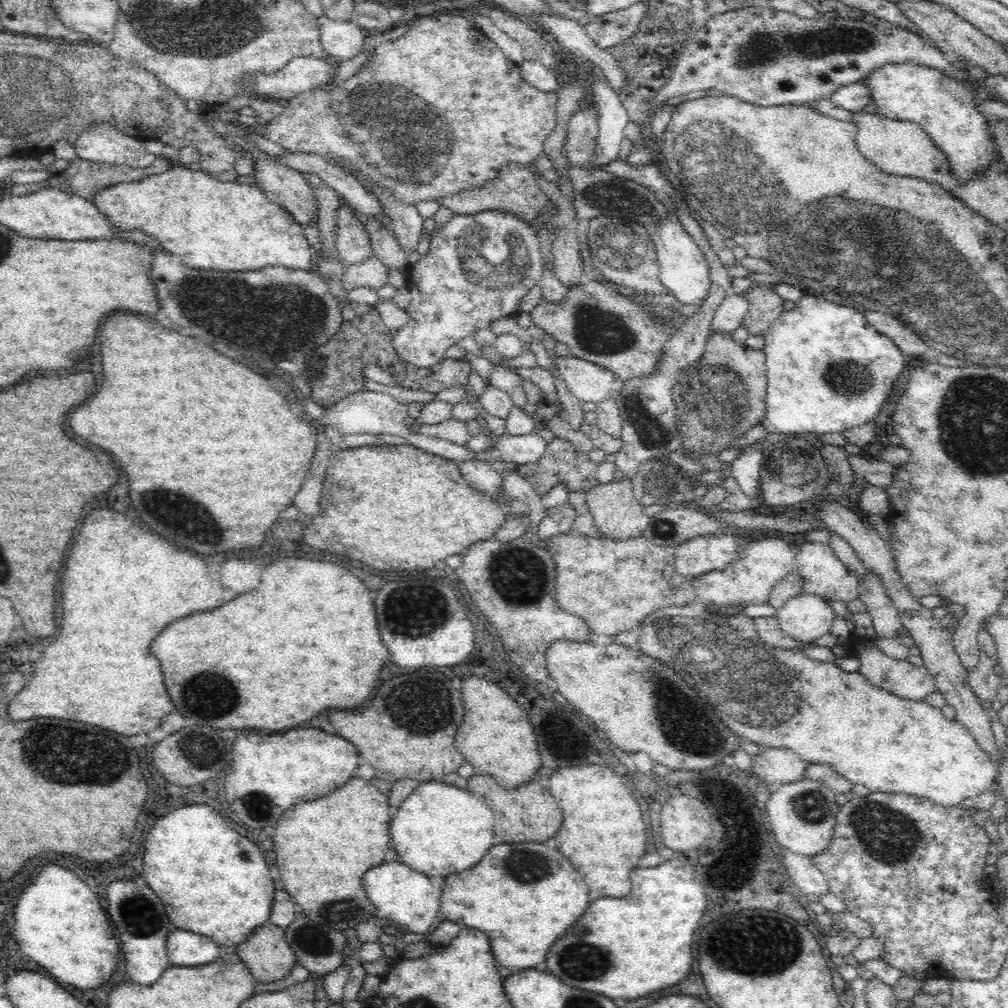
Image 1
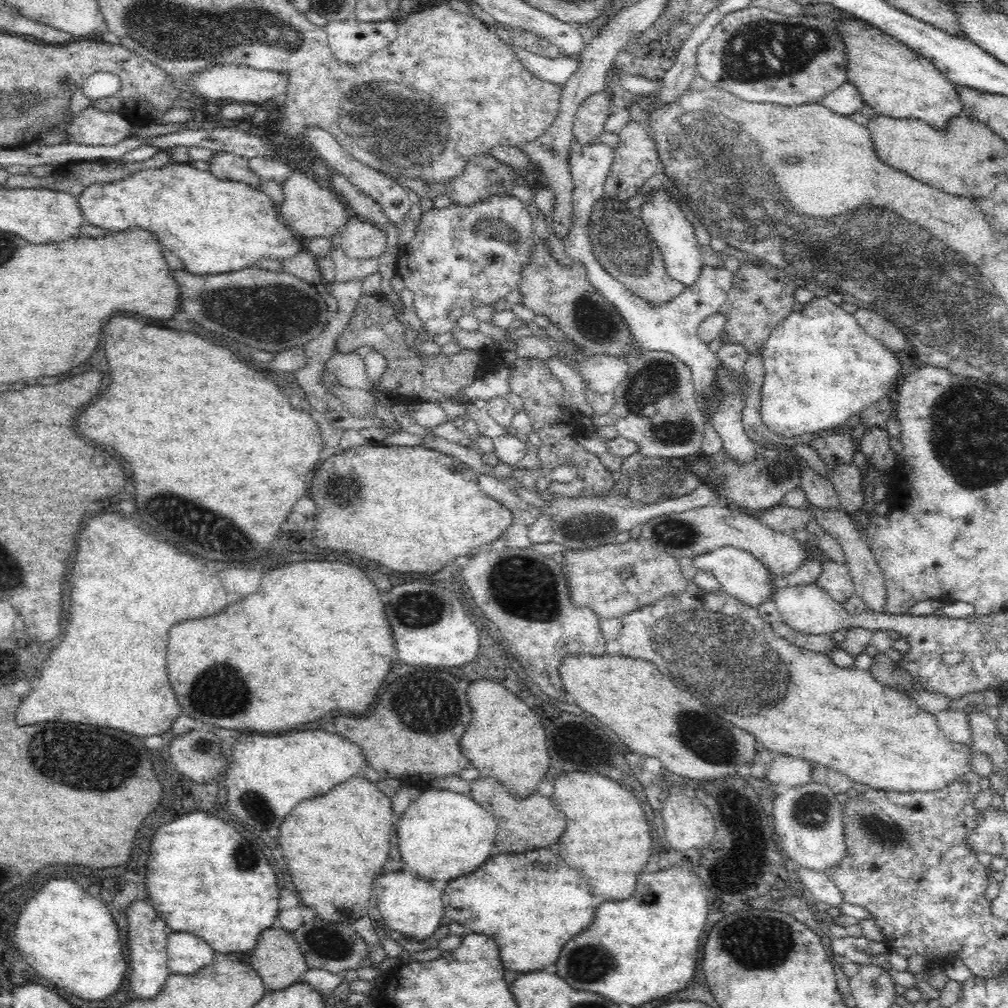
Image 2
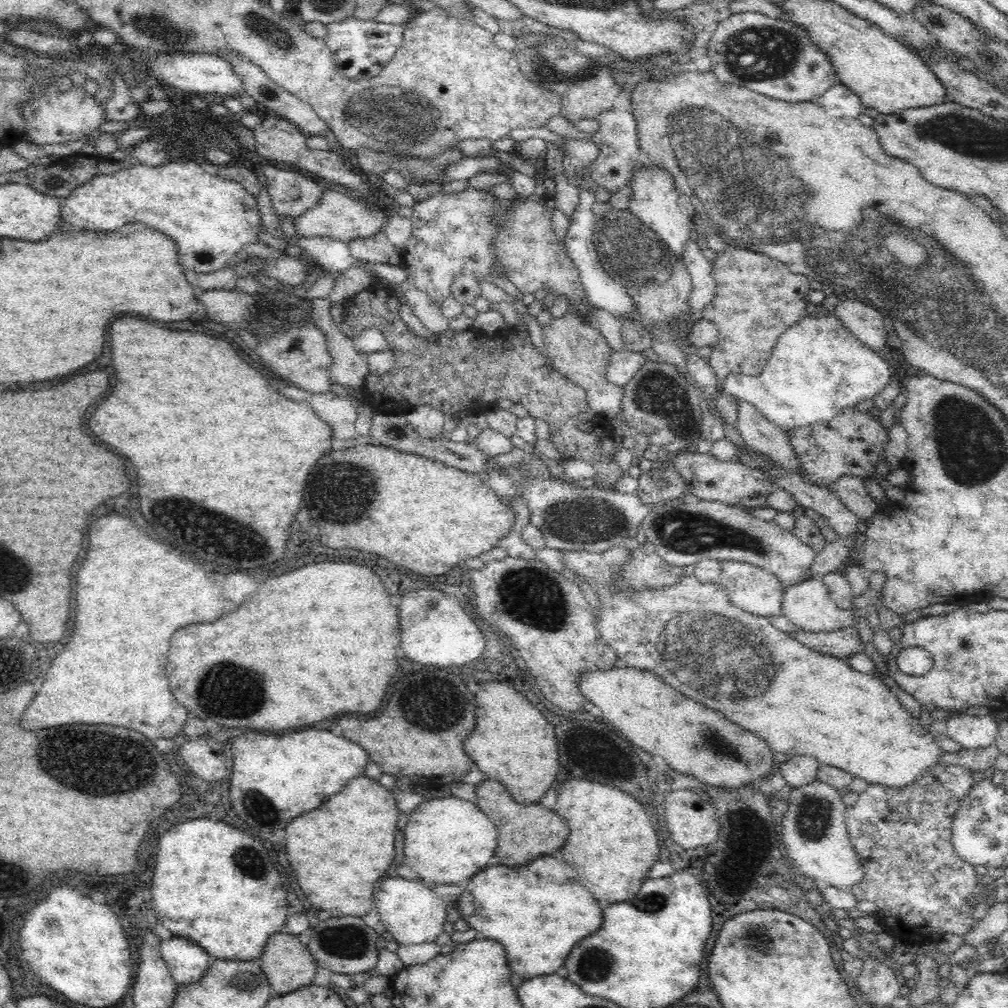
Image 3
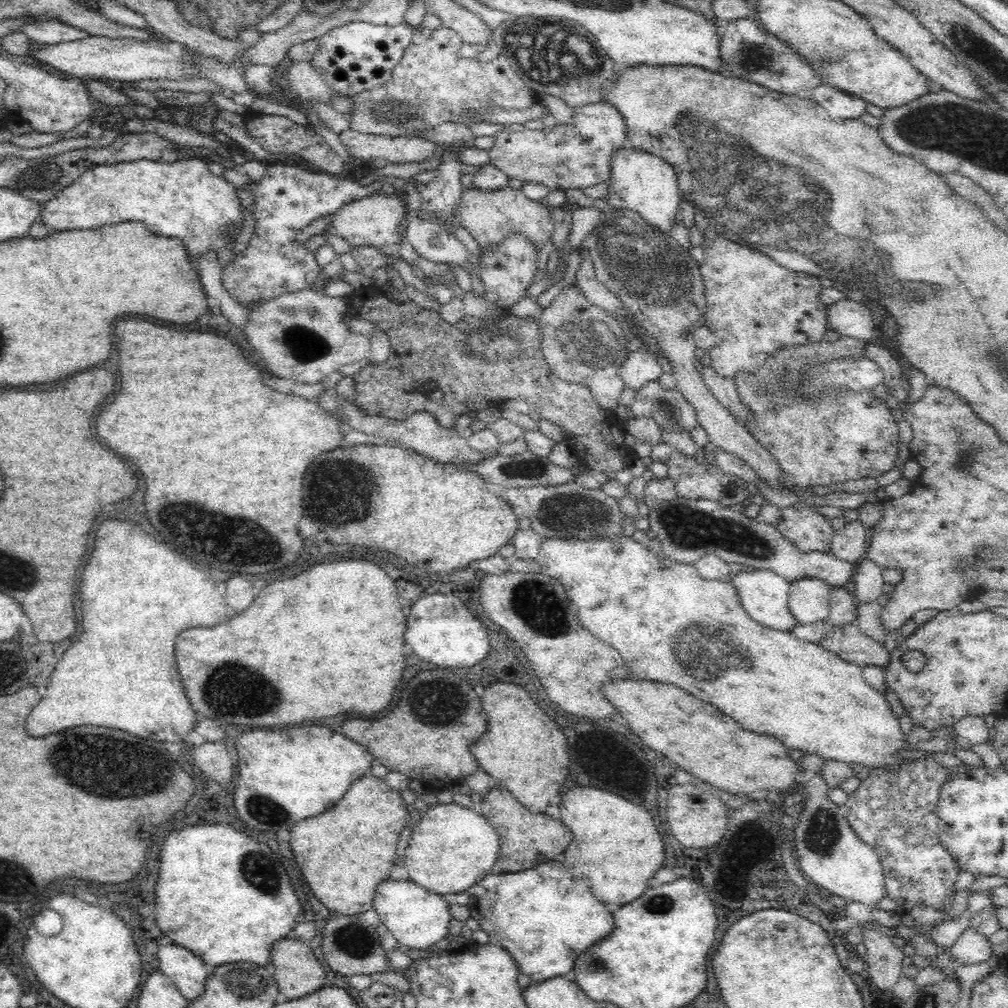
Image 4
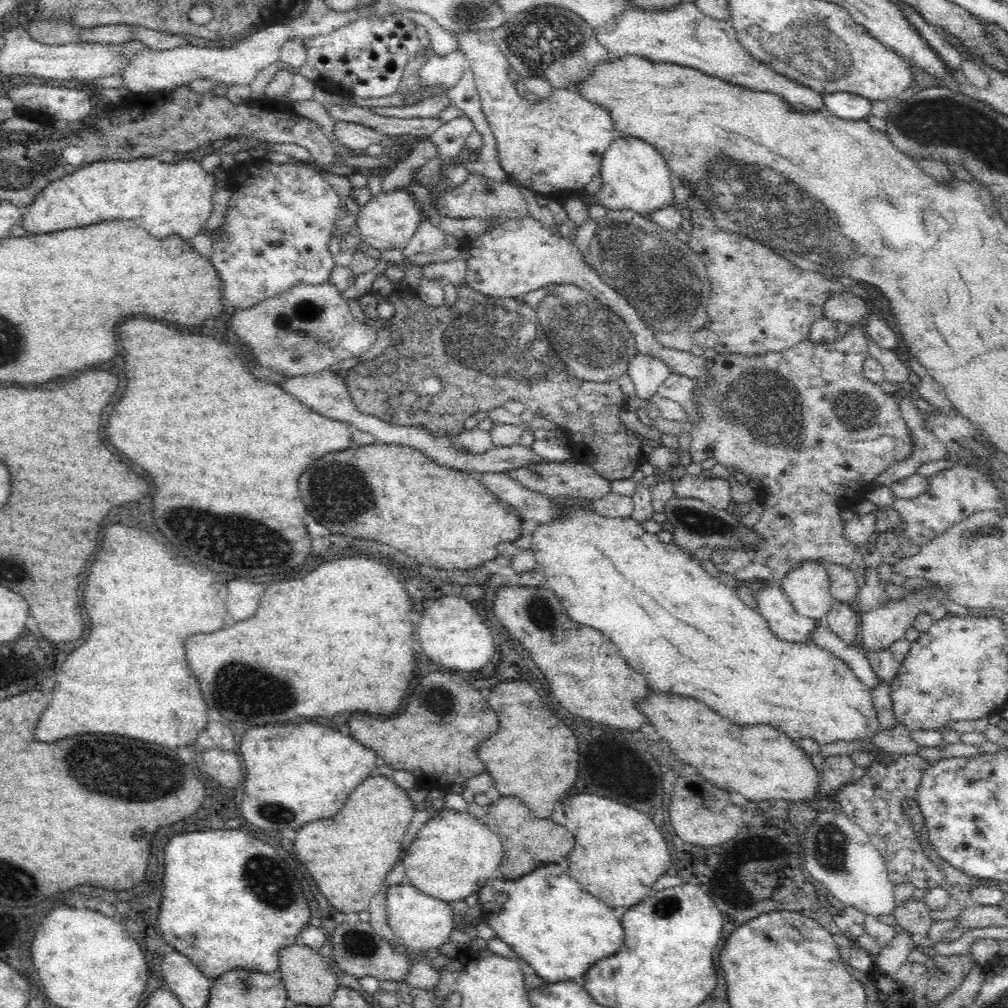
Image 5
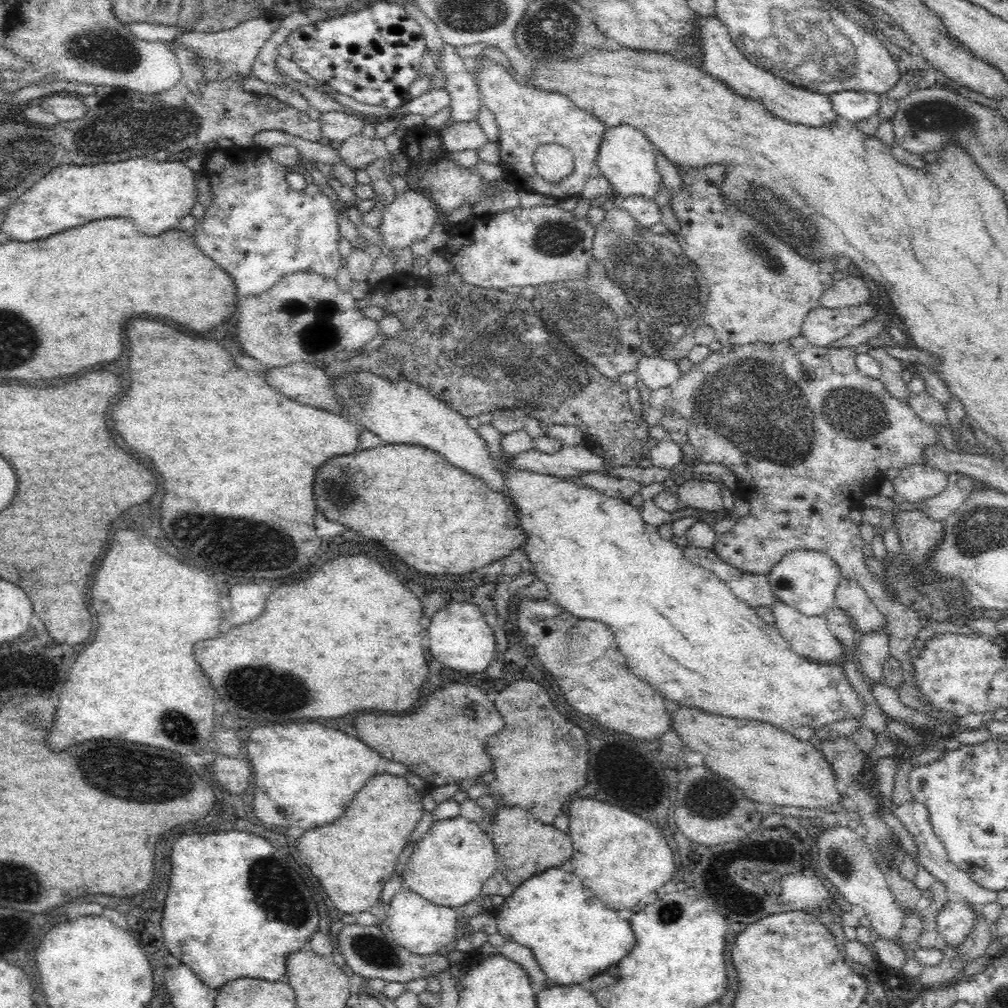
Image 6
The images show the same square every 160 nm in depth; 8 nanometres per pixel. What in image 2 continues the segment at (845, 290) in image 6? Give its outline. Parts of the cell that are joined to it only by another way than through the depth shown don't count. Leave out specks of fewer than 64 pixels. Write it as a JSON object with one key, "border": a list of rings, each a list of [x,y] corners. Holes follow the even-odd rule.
{"border":[[[858,308],[853,315],[868,335],[880,340],[892,353],[896,354],[896,352],[912,346],[908,343],[908,339],[904,337],[904,332],[900,331],[900,327],[887,318],[880,316],[877,312]]]}

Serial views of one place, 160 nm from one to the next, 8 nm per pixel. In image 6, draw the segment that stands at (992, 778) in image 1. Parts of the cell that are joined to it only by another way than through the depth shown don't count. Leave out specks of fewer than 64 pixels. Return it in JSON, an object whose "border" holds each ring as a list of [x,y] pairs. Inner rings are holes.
{"border":[[[512,469],[505,473],[507,476],[507,489],[511,501],[517,509],[519,525],[527,534],[528,540],[522,549],[532,562],[537,578],[543,580],[548,587],[547,599],[556,603],[564,611],[590,622],[602,622],[614,633],[616,646],[625,656],[626,665],[636,676],[640,676],[646,684],[656,688],[663,699],[670,699],[682,706],[700,708],[710,714],[730,716],[737,720],[750,720],[768,722],[786,732],[793,732],[800,726],[808,726],[812,730],[832,726],[834,723],[856,719],[860,721],[865,714],[865,701],[849,684],[844,669],[840,664],[828,664],[819,660],[812,660],[800,656],[792,650],[786,639],[778,632],[774,624],[766,623],[756,615],[746,601],[740,600],[730,587],[722,582],[712,571],[690,562],[685,555],[685,547],[677,546],[672,541],[664,539],[658,533],[658,527],[642,520],[640,513],[632,503],[624,502],[620,497],[608,497],[592,488],[579,488],[574,482],[560,477],[538,474],[530,470]]]}

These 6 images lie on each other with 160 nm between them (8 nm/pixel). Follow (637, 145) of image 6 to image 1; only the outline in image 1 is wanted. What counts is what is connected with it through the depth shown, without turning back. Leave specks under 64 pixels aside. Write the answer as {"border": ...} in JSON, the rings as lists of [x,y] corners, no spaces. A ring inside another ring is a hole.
{"border":[[[672,213],[670,218],[660,220],[658,228],[653,230],[650,236],[655,245],[662,286],[670,295],[675,296],[680,304],[702,304],[712,285],[709,276],[710,268],[700,248],[694,243],[691,235],[684,230],[677,216]]]}

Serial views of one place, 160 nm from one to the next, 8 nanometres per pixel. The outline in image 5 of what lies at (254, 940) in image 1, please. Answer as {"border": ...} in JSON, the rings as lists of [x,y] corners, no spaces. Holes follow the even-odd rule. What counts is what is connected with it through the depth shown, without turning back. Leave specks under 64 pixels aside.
{"border":[[[296,943],[280,948],[278,952],[278,977],[284,983],[289,1004],[326,1006],[338,988],[338,976],[324,961],[318,950]]]}

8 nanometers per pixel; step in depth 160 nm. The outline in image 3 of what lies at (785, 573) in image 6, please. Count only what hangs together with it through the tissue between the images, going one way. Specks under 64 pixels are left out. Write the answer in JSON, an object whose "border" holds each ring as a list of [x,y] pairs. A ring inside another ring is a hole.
{"border":[[[808,578],[788,586],[782,596],[782,606],[780,612],[797,629],[806,632],[832,632],[846,627],[855,627],[857,625],[857,614],[855,609],[846,610],[840,608],[829,595],[822,578]]]}

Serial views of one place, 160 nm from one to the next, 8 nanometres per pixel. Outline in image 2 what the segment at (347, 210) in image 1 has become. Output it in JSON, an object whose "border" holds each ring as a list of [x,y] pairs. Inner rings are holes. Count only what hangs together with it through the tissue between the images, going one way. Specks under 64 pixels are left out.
{"border":[[[353,215],[346,223],[340,245],[351,259],[369,259],[382,254],[388,241],[387,233]]]}

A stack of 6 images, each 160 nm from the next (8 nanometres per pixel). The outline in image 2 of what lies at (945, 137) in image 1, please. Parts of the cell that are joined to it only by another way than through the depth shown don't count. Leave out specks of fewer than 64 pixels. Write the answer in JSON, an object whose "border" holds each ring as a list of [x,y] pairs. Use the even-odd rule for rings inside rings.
{"border":[[[835,20],[833,25],[844,39],[848,80],[858,88],[864,102],[873,108],[875,114],[921,120],[945,131],[951,118],[963,113],[955,84],[928,58],[867,21]]]}

